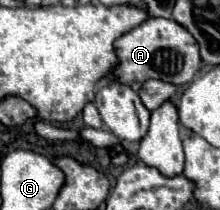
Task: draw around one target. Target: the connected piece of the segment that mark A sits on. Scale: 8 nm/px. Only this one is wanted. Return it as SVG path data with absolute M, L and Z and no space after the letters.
M150 17L140 27L122 35L114 43L114 47L120 59L118 67L114 69L114 77L120 83L128 83L128 85L134 81L144 83L146 79L160 79L180 87L180 85L188 85L202 67L198 41L192 37L192 33L186 27L182 27L174 19Z

